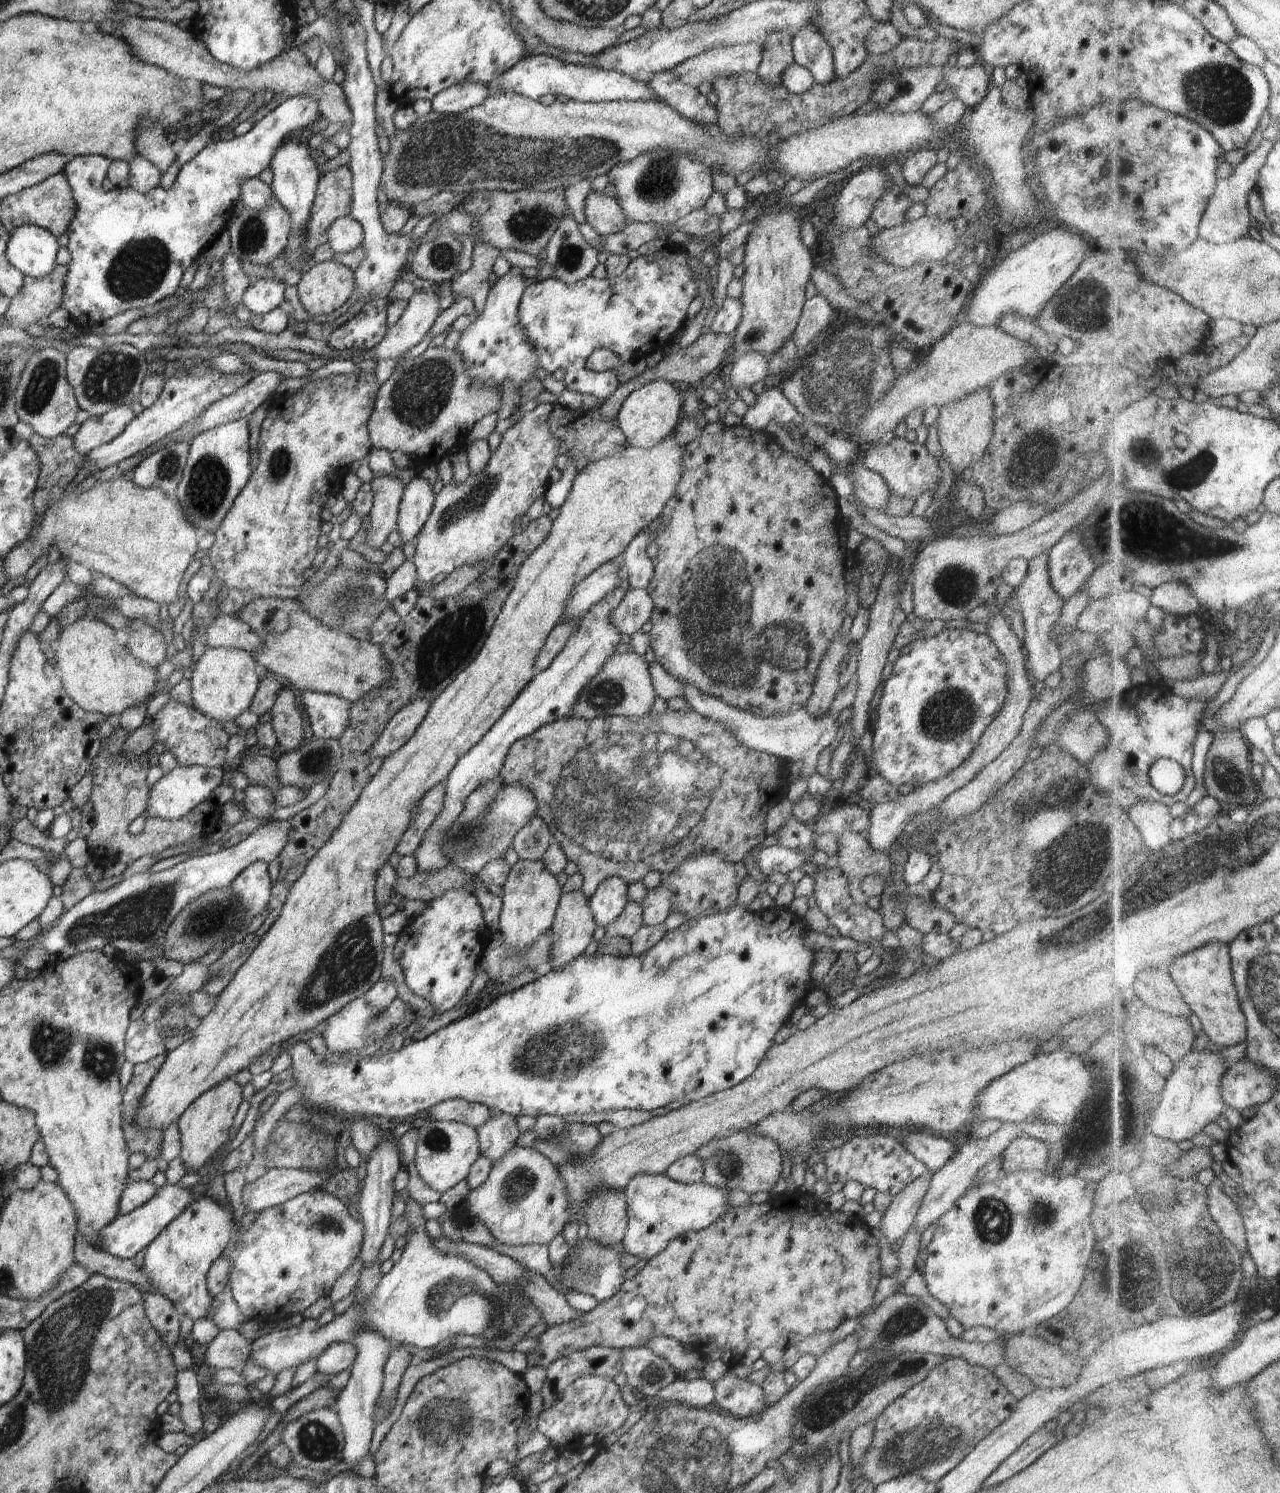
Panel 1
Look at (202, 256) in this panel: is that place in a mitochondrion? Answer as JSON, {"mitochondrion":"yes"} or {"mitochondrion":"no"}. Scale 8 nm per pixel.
{"mitochondrion":"no"}

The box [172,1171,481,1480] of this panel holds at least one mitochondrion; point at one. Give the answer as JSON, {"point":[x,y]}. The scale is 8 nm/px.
{"point":[317,1442]}

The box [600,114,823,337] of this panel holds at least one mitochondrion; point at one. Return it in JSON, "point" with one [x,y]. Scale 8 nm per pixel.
{"point":[660,179]}

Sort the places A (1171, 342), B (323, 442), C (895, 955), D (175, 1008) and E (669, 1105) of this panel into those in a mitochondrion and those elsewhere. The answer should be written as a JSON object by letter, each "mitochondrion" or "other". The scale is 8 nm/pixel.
{"A":"other","B":"other","C":"other","D":"mitochondrion","E":"other"}

